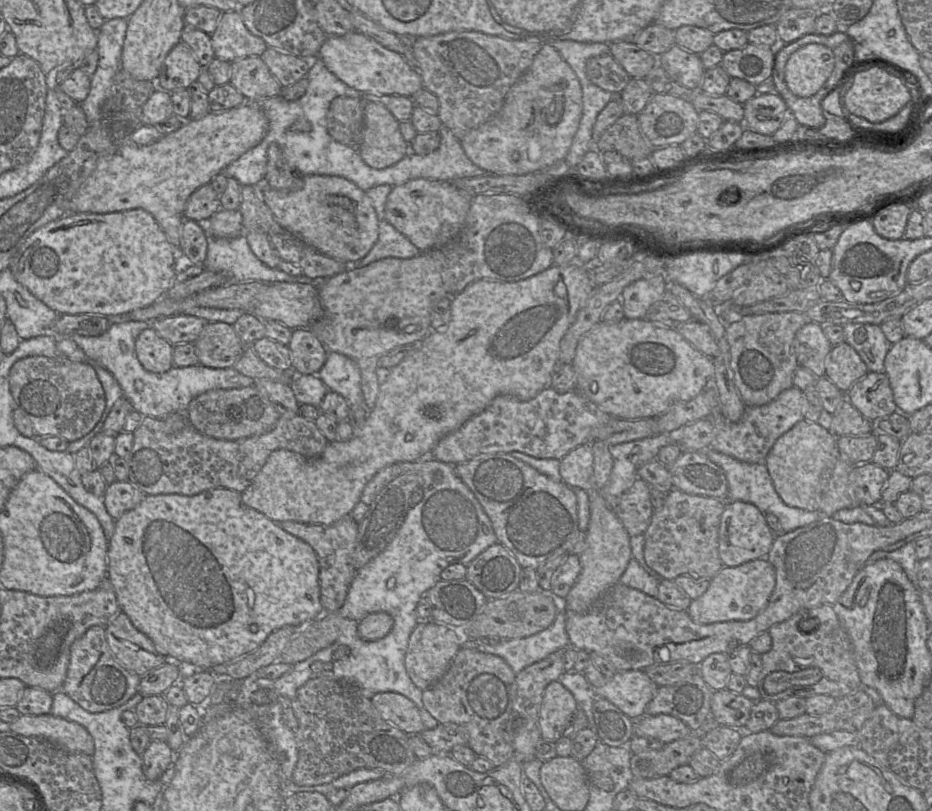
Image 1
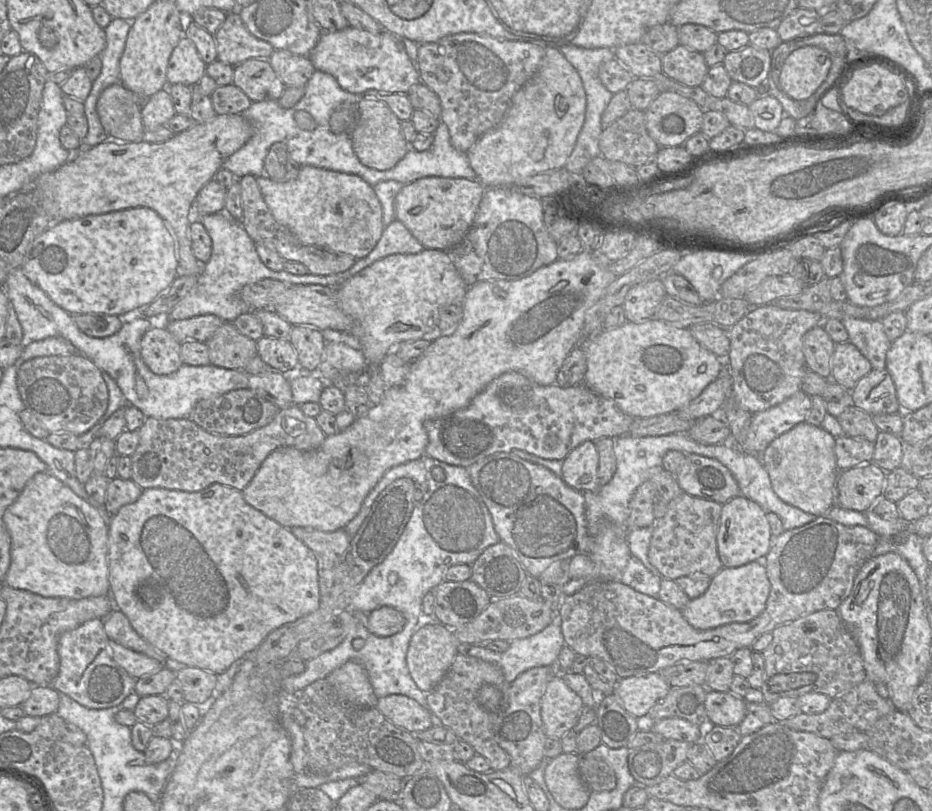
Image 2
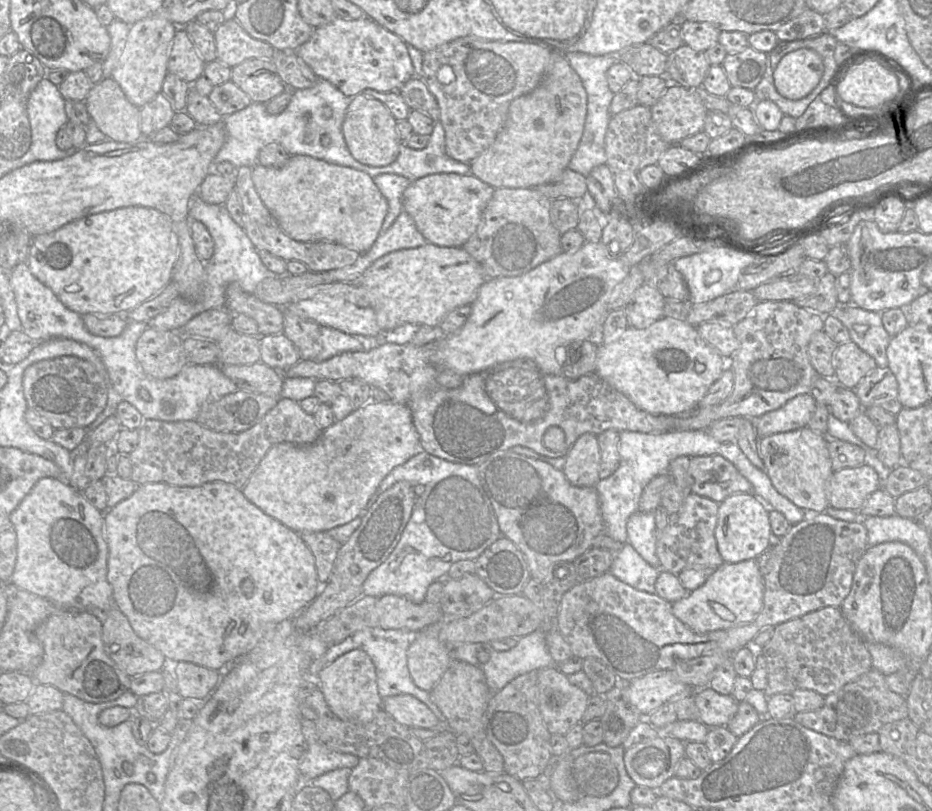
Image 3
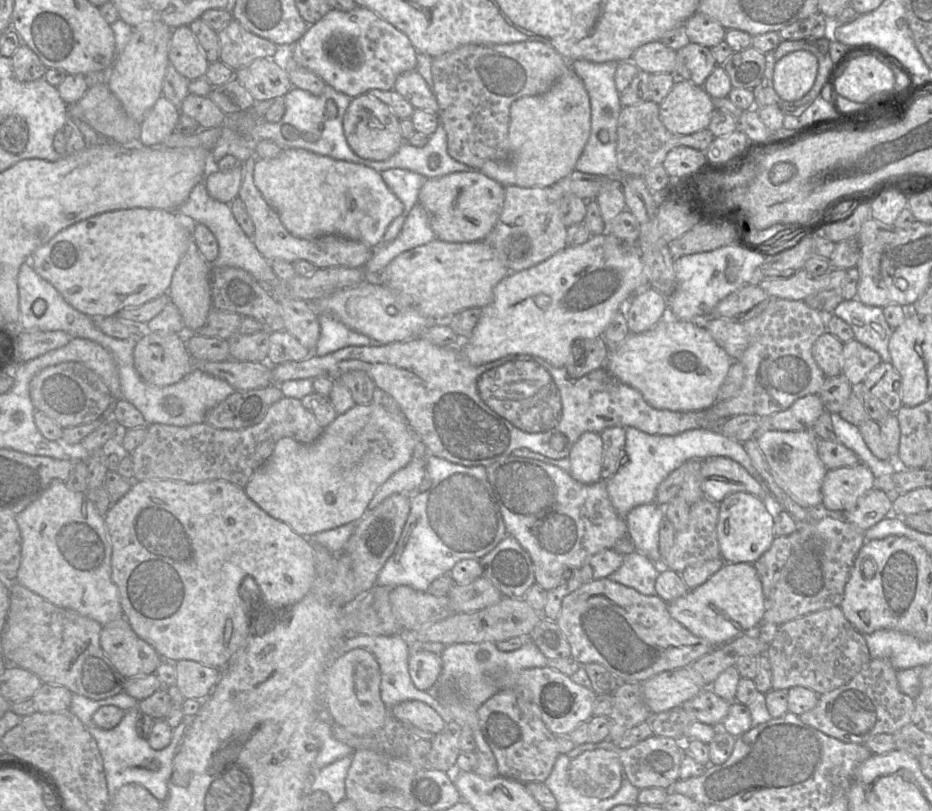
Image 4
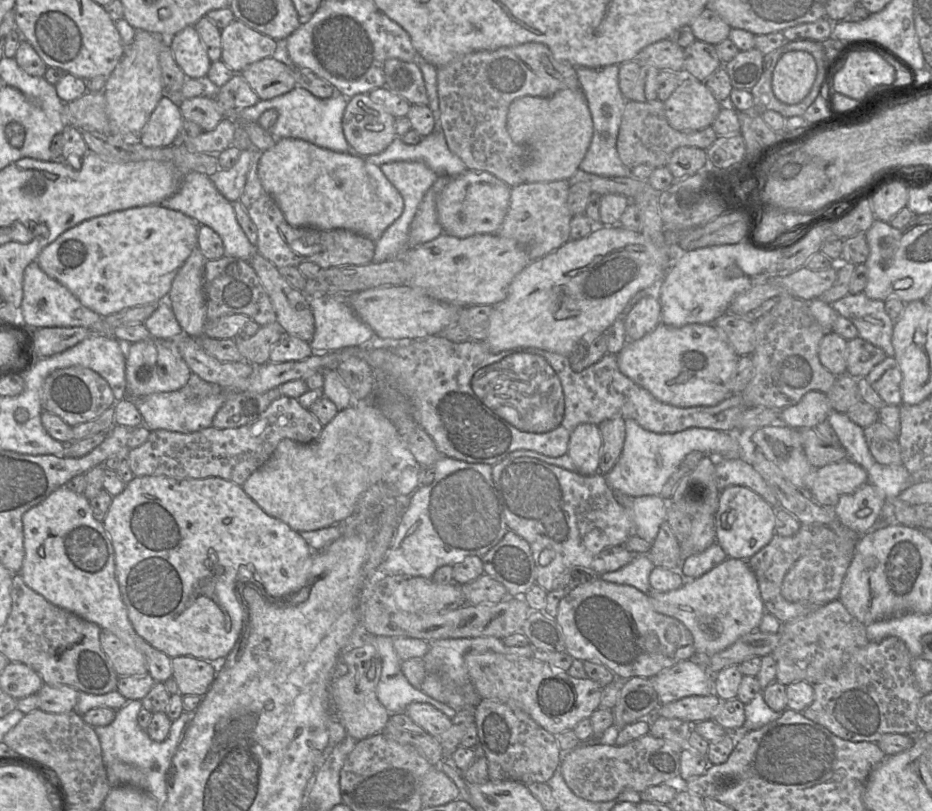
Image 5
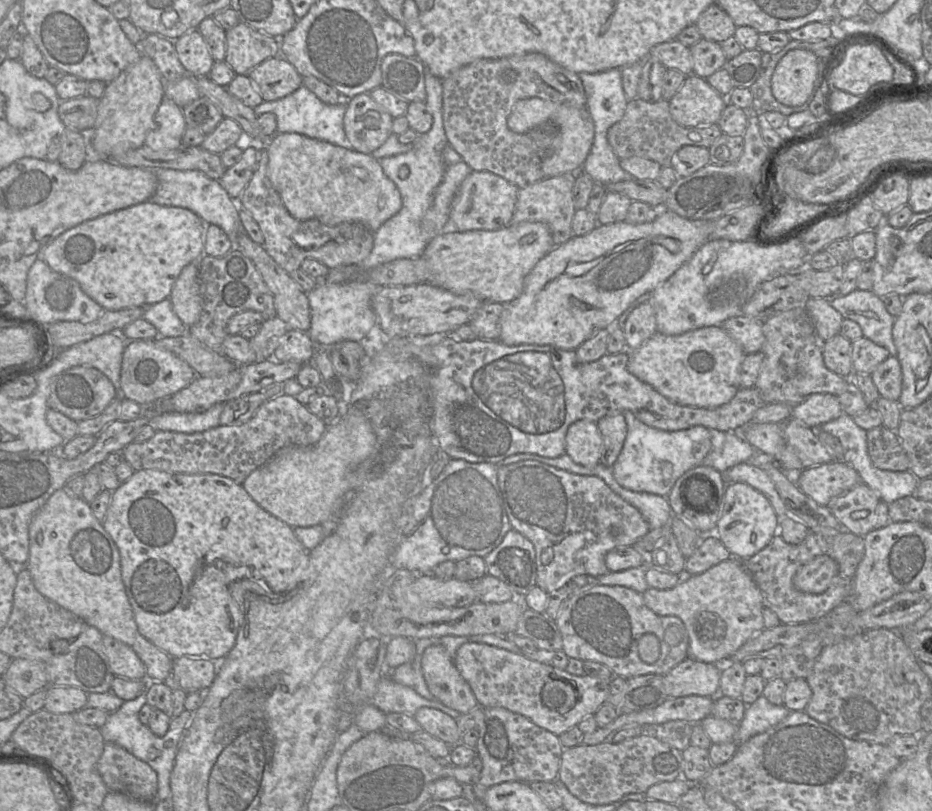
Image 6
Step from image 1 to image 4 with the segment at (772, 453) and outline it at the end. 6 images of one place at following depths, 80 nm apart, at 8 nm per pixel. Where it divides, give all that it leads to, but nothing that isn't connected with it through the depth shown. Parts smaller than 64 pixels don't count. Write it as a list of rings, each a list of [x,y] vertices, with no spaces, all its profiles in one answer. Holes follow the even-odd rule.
[[[762,428],[755,436],[777,485],[796,503],[811,509],[822,504],[821,487],[828,471],[817,452],[818,438],[812,430],[778,431]]]

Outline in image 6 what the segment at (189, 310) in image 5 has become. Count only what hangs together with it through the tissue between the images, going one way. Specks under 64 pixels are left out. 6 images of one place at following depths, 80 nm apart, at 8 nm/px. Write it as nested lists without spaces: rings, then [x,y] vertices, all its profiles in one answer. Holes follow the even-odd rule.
[[[199,261],[186,265],[175,281],[169,299],[173,311],[186,327],[198,322],[202,311]]]

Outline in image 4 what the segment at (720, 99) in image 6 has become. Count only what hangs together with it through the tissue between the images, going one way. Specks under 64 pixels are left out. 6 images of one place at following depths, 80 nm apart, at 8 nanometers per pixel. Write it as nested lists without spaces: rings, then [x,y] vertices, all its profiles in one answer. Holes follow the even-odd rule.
[[[677,80],[659,104],[663,125],[673,134],[690,135],[708,128],[715,107],[703,87]]]

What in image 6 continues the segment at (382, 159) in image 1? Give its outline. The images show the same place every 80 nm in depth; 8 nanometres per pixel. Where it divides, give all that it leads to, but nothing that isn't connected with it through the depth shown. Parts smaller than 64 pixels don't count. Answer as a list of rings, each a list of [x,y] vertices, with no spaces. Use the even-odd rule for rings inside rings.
[[[369,93],[347,100],[344,131],[353,150],[371,154],[381,147],[392,132],[393,117]]]

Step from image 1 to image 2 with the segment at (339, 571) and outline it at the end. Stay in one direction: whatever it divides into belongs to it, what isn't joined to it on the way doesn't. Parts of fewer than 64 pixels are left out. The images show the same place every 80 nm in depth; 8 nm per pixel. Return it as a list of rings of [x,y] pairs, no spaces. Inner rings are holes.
[[[311,527],[289,529],[313,551],[317,559],[320,595],[328,594],[333,586],[335,570],[350,545],[351,537],[344,528],[335,531]]]

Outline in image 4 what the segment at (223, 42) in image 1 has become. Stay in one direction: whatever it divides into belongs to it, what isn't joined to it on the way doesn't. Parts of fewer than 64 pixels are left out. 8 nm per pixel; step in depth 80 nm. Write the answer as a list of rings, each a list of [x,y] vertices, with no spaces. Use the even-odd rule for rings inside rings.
[[[234,18],[220,31],[219,60],[233,70],[248,66],[259,58],[273,58],[277,45],[247,30]]]

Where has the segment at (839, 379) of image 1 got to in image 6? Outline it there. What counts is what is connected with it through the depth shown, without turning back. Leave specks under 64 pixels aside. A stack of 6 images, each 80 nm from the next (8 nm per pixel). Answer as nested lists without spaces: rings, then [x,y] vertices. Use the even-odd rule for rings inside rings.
[[[868,338],[852,342],[852,365],[854,374],[869,374],[890,356],[889,351]]]

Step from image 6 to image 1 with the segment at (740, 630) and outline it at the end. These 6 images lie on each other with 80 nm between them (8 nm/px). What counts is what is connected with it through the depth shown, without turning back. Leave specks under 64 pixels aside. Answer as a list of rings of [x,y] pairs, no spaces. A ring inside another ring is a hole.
[[[766,558],[748,561],[736,567],[725,567],[710,579],[704,594],[691,601],[686,610],[698,624],[711,624],[731,620],[749,620],[767,605],[775,587],[775,570]]]

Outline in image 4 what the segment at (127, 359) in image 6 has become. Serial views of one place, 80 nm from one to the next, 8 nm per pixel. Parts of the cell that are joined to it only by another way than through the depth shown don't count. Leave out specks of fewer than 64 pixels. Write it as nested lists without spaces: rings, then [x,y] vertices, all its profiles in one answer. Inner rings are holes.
[[[142,333],[133,357],[142,380],[159,387],[177,383],[192,371],[192,357],[176,333]]]

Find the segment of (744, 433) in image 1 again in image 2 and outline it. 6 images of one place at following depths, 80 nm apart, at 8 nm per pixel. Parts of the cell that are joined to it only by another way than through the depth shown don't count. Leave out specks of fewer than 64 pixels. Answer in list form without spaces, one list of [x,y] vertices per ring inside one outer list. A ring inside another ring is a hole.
[[[799,390],[782,403],[752,414],[744,442],[734,445],[745,453],[760,455],[783,433],[805,422],[811,409],[811,397]]]

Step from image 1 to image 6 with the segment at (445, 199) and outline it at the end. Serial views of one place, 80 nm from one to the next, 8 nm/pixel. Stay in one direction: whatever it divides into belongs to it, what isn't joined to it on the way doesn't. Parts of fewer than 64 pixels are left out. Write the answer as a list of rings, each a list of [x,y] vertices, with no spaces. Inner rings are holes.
[[[472,171],[460,184],[452,201],[449,228],[459,232],[494,231],[510,224],[519,188],[489,171]]]

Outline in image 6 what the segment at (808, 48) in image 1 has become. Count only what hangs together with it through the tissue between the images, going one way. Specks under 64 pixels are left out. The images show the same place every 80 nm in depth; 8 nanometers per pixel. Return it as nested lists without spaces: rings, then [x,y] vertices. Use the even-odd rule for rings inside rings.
[[[794,49],[786,53],[772,75],[775,99],[788,107],[803,105],[815,93],[819,59],[809,50]]]

